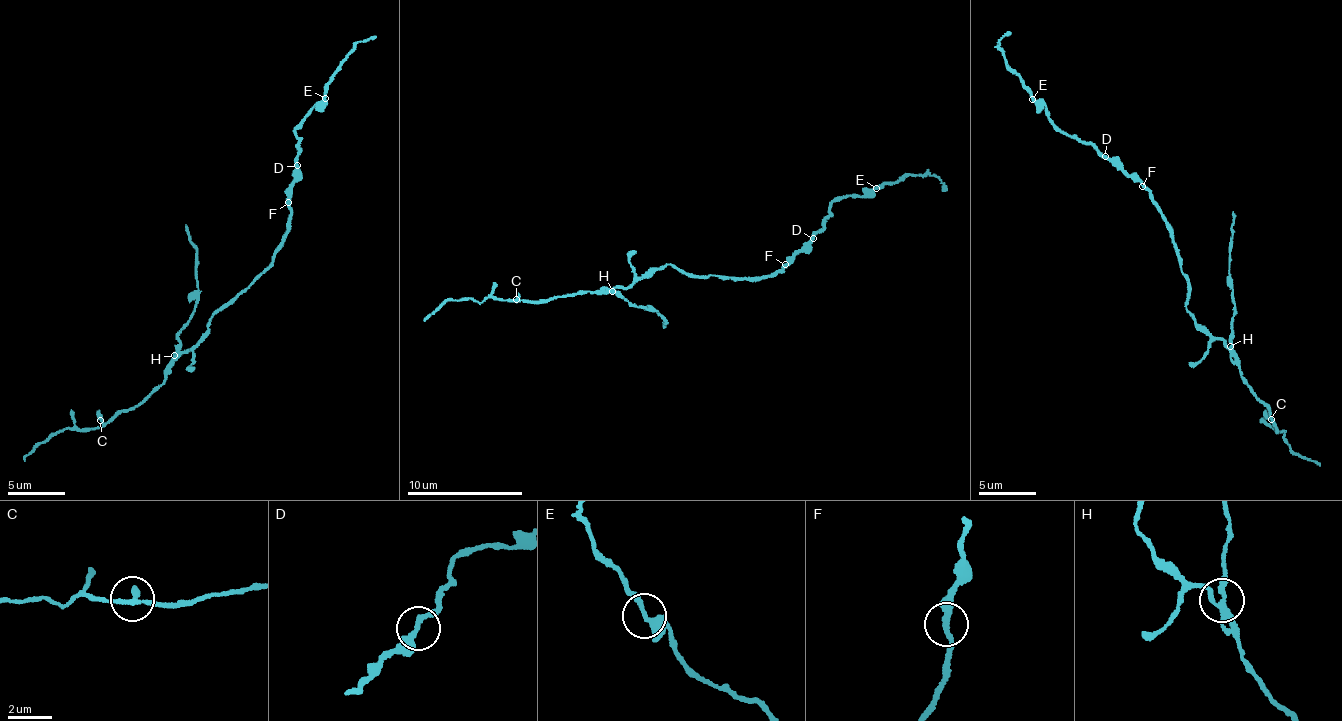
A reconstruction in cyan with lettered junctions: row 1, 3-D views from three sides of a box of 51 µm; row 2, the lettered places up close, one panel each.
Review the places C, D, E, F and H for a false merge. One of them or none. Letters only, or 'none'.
H

